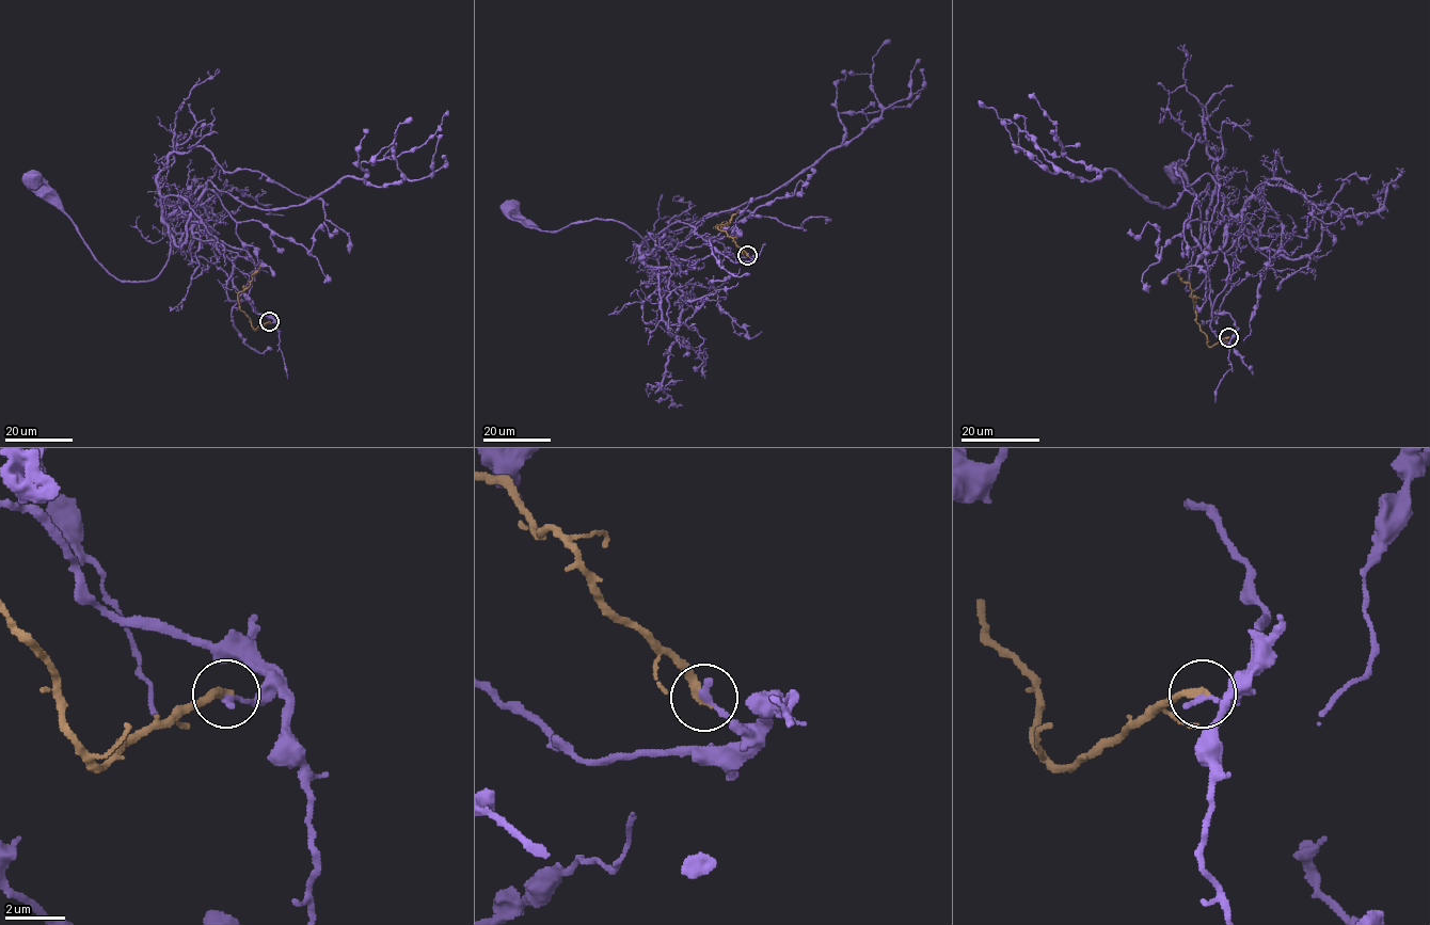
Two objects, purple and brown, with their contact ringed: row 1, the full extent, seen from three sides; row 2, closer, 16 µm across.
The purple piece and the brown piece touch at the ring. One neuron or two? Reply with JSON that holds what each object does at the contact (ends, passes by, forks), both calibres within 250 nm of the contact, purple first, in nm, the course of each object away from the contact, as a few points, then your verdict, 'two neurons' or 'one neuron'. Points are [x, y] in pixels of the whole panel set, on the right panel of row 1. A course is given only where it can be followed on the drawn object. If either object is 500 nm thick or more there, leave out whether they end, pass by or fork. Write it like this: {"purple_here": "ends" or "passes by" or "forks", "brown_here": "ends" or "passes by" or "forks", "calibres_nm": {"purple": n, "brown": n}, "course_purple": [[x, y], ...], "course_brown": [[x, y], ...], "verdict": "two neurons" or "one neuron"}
{"purple_here": "ends", "brown_here": "ends", "calibres_nm": {"purple": 220, "brown": 320}, "course_purple": [[1228, 337], [1190, 224], [1207, 190], [1228, 209], [1187, 290], [1201, 210], [1175, 177]], "course_brown": [[1228, 337], [1209, 347], [1206, 334], [1195, 322], [1190, 284], [1182, 281], [1177, 270]], "verdict": "two neurons"}

